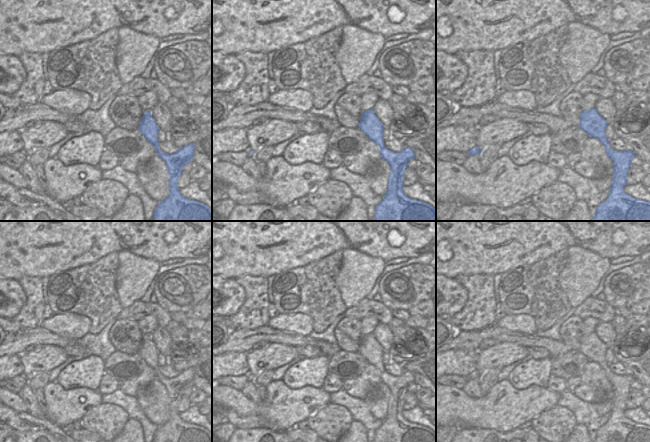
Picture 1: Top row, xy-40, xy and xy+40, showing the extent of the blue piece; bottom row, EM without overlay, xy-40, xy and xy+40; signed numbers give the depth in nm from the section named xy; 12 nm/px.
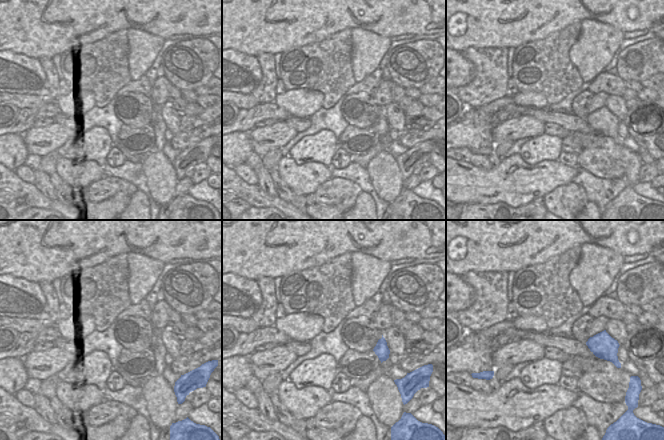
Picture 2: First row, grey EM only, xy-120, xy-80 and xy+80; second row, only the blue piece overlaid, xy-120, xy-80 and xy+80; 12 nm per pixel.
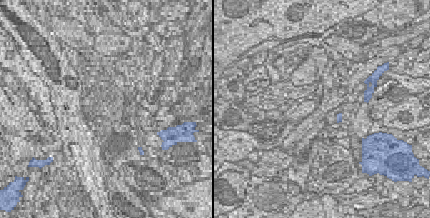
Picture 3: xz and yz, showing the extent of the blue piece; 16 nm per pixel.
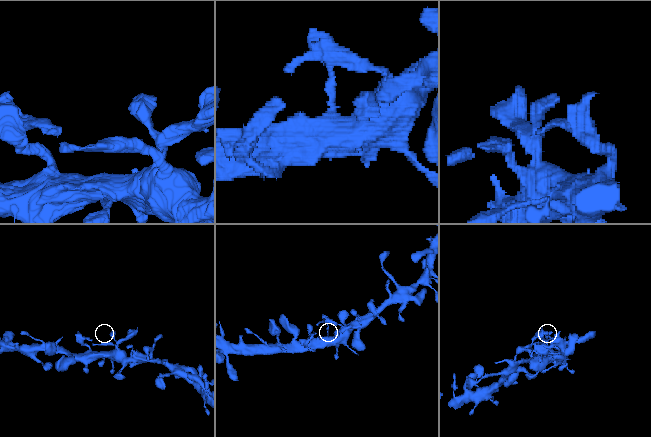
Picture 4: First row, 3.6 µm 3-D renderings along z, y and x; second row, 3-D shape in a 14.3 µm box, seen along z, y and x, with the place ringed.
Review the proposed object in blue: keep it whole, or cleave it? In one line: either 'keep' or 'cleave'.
keep

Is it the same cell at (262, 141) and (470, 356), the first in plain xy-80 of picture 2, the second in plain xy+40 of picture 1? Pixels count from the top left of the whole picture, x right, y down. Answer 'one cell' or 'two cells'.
two cells

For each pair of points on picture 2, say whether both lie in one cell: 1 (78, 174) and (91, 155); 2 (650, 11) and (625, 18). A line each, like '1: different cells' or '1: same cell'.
1: different cells
2: same cell

